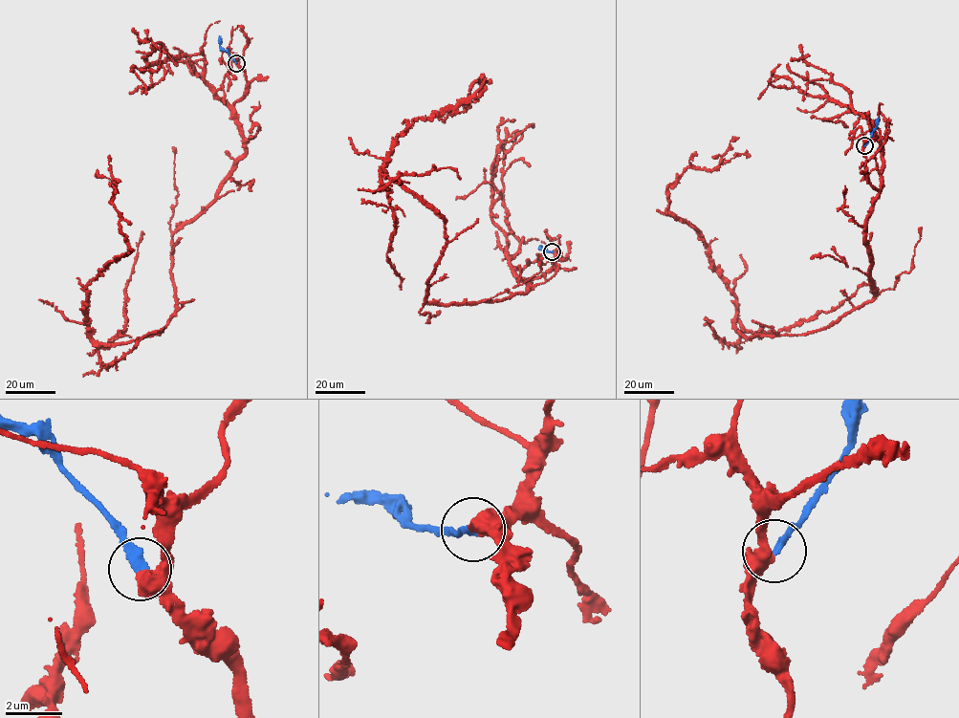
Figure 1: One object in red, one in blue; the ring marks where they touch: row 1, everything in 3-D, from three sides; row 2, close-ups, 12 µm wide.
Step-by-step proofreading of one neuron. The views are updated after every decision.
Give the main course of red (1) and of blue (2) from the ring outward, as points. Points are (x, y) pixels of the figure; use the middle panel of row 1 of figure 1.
1: (552, 251), (526, 293), (425, 301), (445, 218), (381, 174), (413, 119), (478, 96), (483, 75), (442, 121)
2: (552, 251), (539, 249), (541, 247)

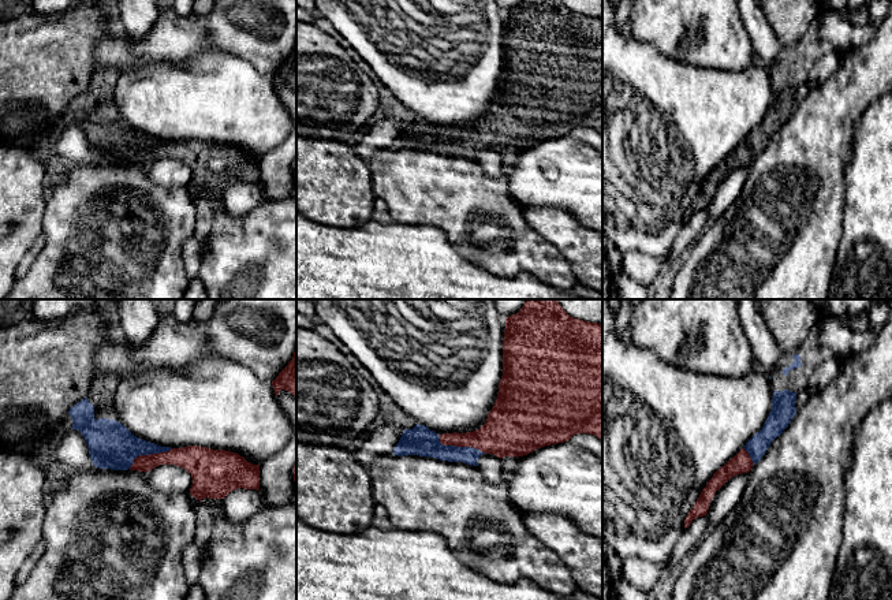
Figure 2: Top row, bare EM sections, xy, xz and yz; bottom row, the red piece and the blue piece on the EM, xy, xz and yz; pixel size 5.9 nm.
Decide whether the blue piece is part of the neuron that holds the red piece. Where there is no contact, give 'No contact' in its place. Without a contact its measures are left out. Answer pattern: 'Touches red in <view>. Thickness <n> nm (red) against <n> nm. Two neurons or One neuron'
Touches red in xz. Thickness 240 nm (red) against 170 nm. One neuron

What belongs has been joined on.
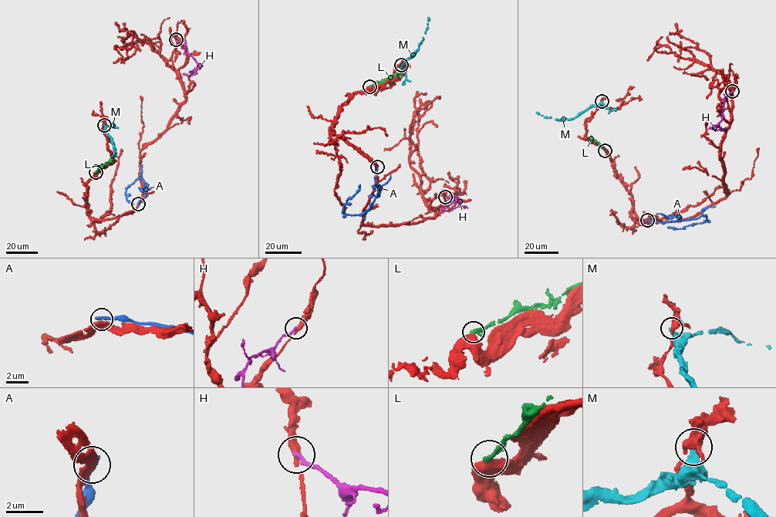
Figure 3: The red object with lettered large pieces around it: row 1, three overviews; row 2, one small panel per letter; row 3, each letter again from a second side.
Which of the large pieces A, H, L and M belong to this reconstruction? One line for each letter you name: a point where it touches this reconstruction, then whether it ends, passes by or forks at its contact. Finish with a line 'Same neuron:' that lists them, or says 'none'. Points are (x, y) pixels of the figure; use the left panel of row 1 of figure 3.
Same neuron: none

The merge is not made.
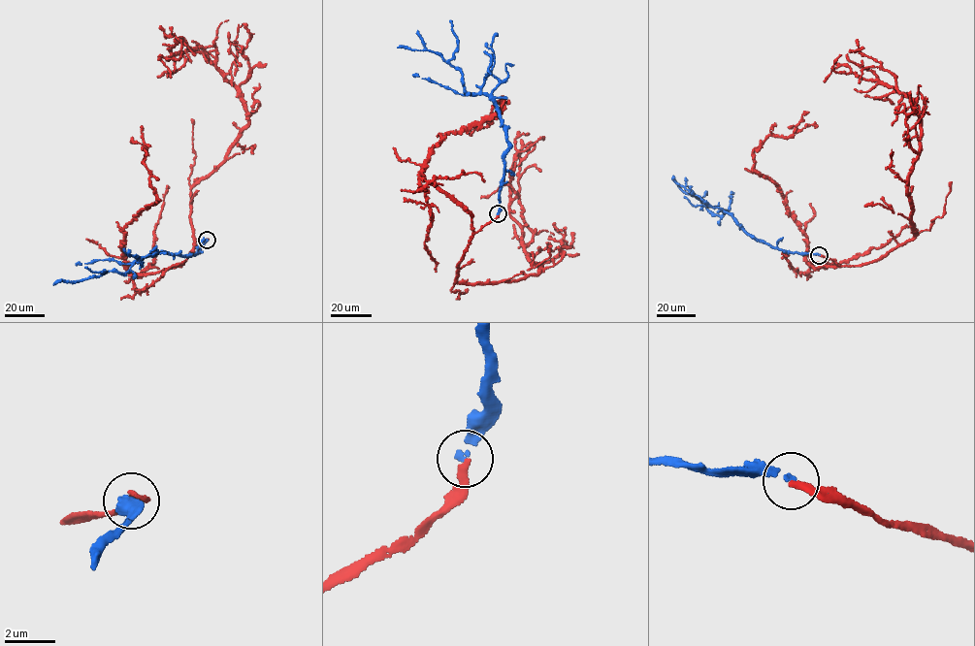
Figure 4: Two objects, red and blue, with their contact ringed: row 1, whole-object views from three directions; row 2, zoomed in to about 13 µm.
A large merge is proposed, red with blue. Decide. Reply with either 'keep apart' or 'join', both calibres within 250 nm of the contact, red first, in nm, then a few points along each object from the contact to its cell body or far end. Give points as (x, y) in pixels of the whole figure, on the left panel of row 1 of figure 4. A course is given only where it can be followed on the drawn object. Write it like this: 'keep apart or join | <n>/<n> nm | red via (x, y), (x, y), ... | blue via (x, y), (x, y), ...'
join | 240/200 nm | red via (207, 240), (194, 244), (191, 187), (223, 161), (248, 112), (208, 55), (166, 60), (179, 57), (181, 40) | blue via (207, 240), (194, 256), (163, 251), (139, 259), (122, 274), (108, 271), (78, 281), (58, 280), (53, 284)

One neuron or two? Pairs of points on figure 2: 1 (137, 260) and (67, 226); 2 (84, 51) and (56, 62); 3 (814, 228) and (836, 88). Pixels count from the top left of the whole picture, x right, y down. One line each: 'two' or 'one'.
1: one
2: one
3: one

